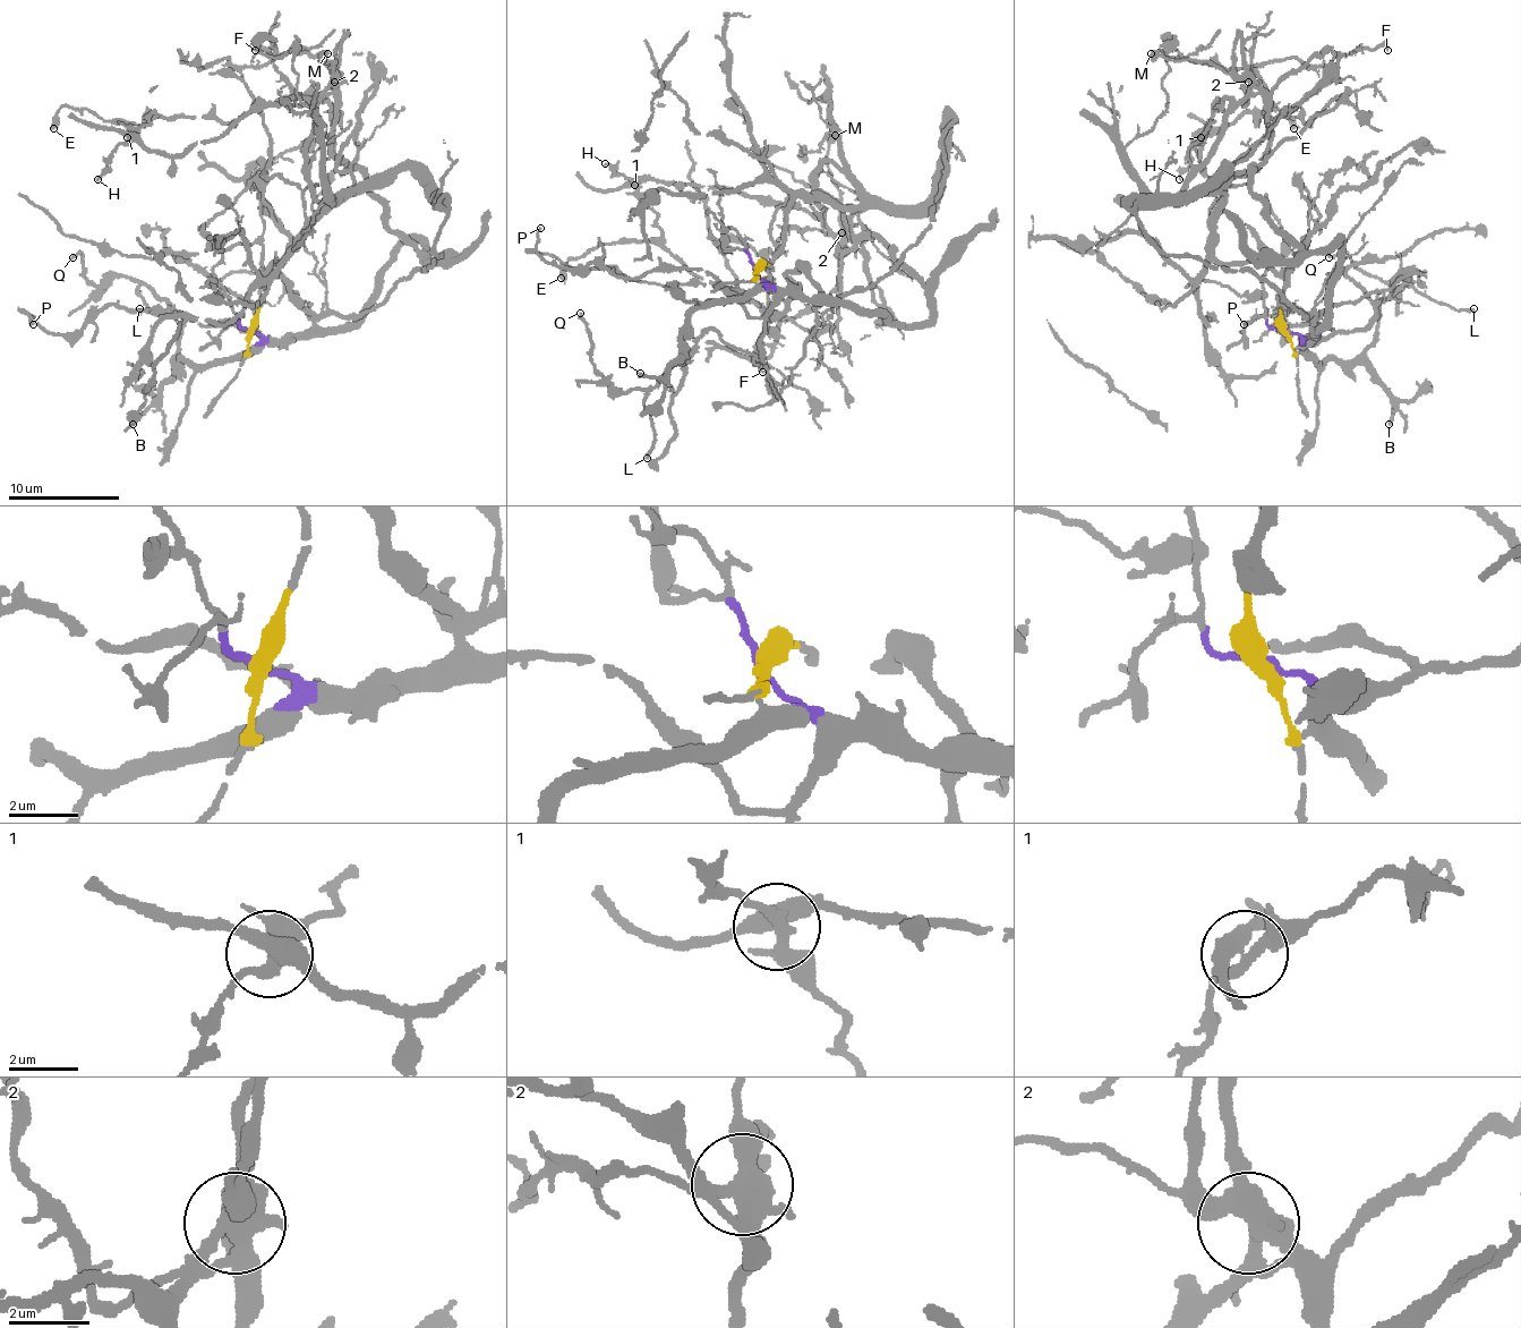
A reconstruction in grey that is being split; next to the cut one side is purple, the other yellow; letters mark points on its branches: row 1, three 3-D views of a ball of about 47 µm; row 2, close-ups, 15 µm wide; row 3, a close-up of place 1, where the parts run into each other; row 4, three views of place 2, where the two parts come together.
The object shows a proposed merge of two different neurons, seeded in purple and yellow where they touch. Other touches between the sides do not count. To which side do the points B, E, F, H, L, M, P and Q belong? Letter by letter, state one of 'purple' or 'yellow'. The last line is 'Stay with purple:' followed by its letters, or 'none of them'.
B: purple
E: purple
F: purple
H: purple
L: purple
M: purple
P: purple
Q: purple
Stay with purple: B, E, F, H, L, M, P, Q

